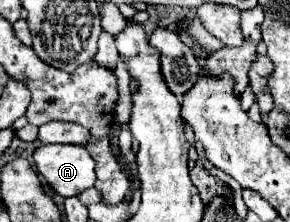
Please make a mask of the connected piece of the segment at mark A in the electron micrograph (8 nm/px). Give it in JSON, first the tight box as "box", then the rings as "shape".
{"box":[33,144,95,196],"shape":[[[45,144],[33,152],[33,164],[49,188],[63,196],[79,196],[95,184],[95,164],[83,146]]]}

